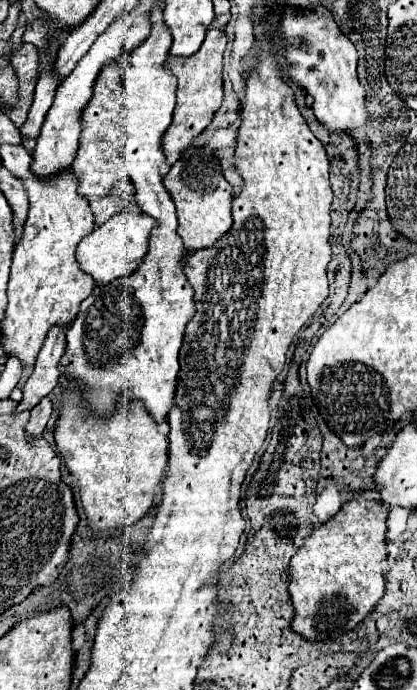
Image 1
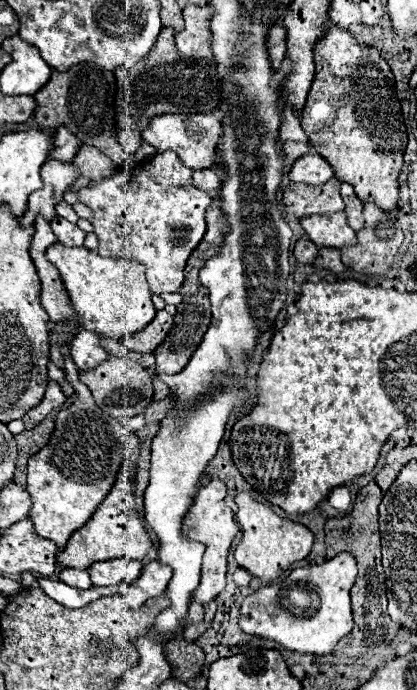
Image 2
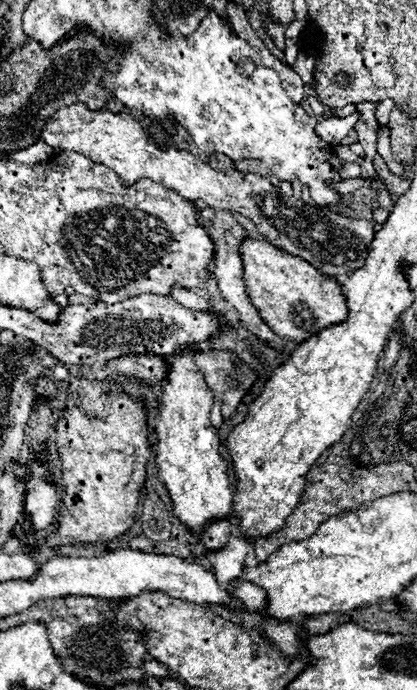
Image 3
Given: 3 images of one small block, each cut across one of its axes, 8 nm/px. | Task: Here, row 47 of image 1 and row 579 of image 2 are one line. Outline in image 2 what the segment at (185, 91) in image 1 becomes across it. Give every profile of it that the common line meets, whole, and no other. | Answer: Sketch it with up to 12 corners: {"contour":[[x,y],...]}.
{"contour":[[226,484],[198,490],[184,534],[206,544],[202,580],[192,600],[226,588],[228,550],[238,534],[224,504]]}

